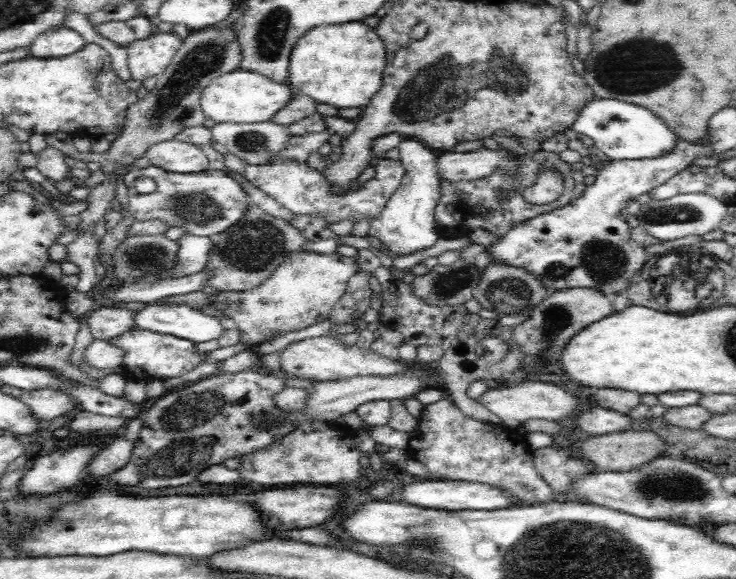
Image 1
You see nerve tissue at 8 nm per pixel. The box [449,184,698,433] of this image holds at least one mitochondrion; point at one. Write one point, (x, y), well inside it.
(604, 262)

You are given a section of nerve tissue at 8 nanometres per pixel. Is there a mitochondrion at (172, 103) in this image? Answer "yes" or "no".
yes

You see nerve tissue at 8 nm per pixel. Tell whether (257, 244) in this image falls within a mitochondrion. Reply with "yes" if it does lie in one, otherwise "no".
yes

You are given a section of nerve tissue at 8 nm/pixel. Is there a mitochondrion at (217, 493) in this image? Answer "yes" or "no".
no

